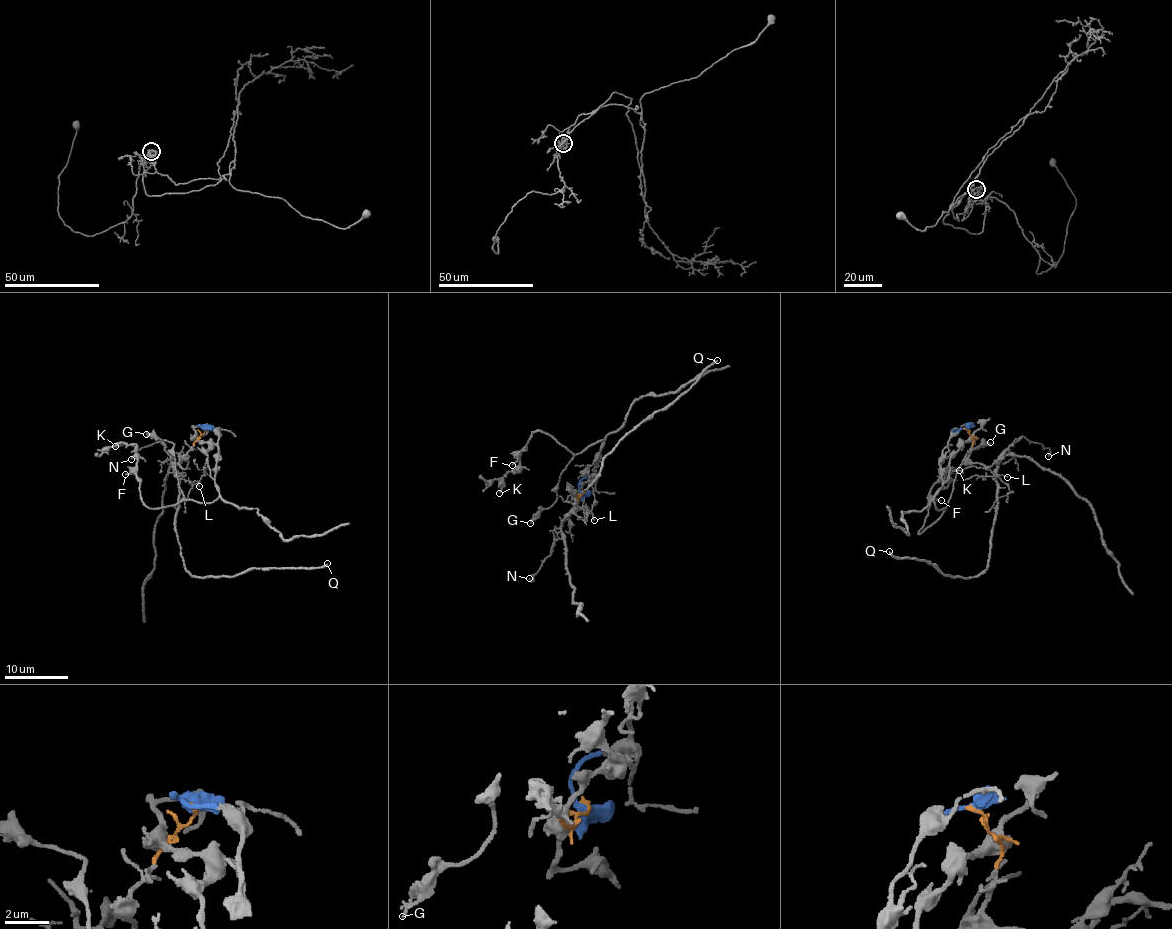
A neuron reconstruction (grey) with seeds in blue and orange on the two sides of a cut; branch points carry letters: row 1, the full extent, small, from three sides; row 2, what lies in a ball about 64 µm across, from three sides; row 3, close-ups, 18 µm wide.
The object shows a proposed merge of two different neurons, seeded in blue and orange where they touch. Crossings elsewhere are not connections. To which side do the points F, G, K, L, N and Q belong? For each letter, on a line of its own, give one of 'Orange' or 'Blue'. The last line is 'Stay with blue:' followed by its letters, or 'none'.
F: Blue
G: Blue
K: Blue
L: Orange
N: Orange
Q: Orange
Stay with blue: F, G, K

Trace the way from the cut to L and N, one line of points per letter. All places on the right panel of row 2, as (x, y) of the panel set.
L: (966, 428), (974, 442), (969, 459), (989, 467), (994, 463), (997, 473), (992, 478), (1000, 474), (1007, 477)
N: (966, 428), (974, 442), (969, 459), (986, 467), (1023, 437), (1042, 443), (1049, 449), (1048, 457)

